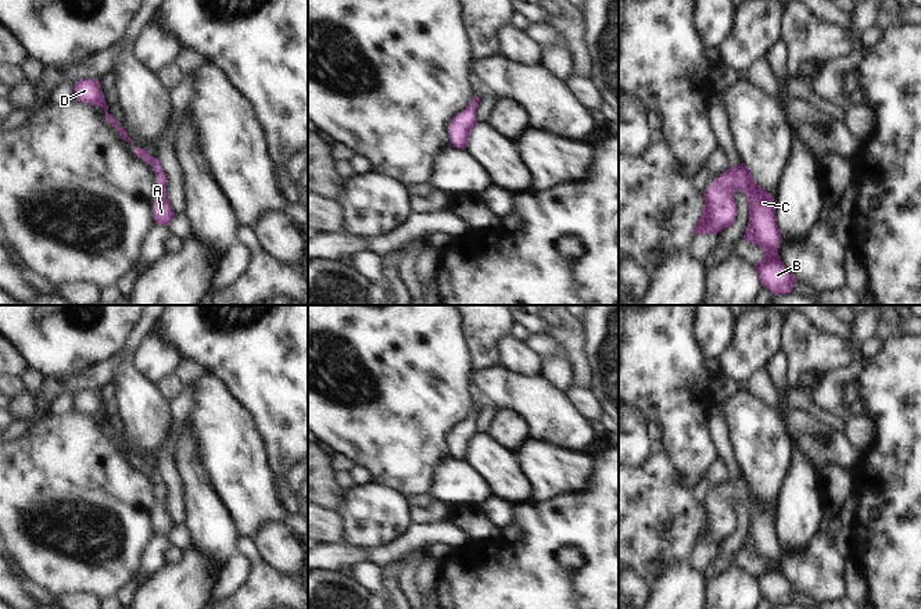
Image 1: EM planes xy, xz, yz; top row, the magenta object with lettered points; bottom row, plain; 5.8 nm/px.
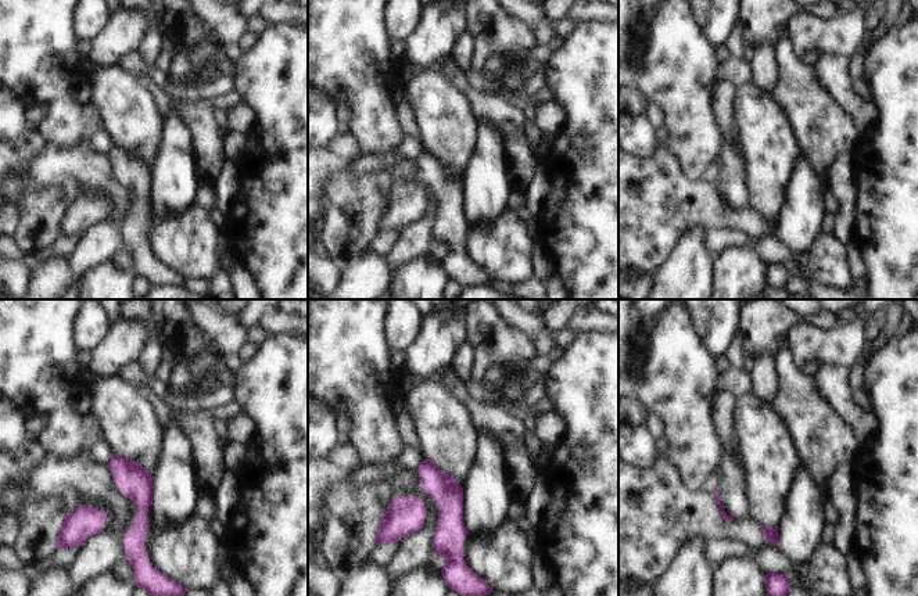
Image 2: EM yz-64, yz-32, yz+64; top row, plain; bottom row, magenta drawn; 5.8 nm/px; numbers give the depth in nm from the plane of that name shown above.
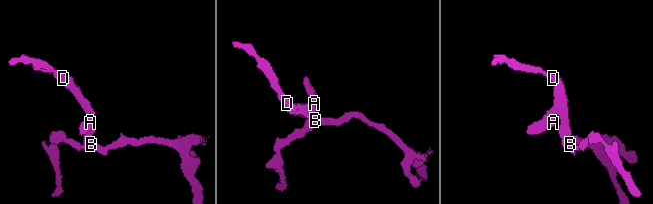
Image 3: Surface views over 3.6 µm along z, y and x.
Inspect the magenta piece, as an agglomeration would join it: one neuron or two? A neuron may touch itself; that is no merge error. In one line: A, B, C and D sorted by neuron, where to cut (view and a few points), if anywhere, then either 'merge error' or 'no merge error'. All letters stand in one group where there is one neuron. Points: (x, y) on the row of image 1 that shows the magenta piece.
A B C D | no cut | no merge error

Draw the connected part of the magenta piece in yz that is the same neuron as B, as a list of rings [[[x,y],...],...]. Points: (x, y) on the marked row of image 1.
[[[742,162],[725,171],[705,190],[705,207],[694,234],[717,234],[735,222],[735,190],[742,190],[749,203],[749,225],[743,239],[759,246],[764,258],[755,265],[763,287],[774,295],[788,294],[798,283],[780,259],[781,233],[777,225],[774,197],[764,191]]]

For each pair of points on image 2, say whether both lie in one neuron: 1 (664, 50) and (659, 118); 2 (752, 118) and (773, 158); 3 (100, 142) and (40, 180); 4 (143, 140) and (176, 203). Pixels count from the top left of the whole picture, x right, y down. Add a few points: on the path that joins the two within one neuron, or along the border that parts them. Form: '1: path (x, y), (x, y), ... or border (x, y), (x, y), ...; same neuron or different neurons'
1: border (649, 101), (663, 111), (662, 132); different neurons
2: path (761, 128), (770, 148); same neuron
3: border (90, 135), (93, 147), (107, 155); different neurons
4: border (161, 126), (160, 144), (151, 164); different neurons

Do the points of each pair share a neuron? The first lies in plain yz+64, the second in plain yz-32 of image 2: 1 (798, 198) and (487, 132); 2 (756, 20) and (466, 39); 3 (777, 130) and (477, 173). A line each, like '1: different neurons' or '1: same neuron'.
1: same neuron
2: different neurons
3: different neurons

